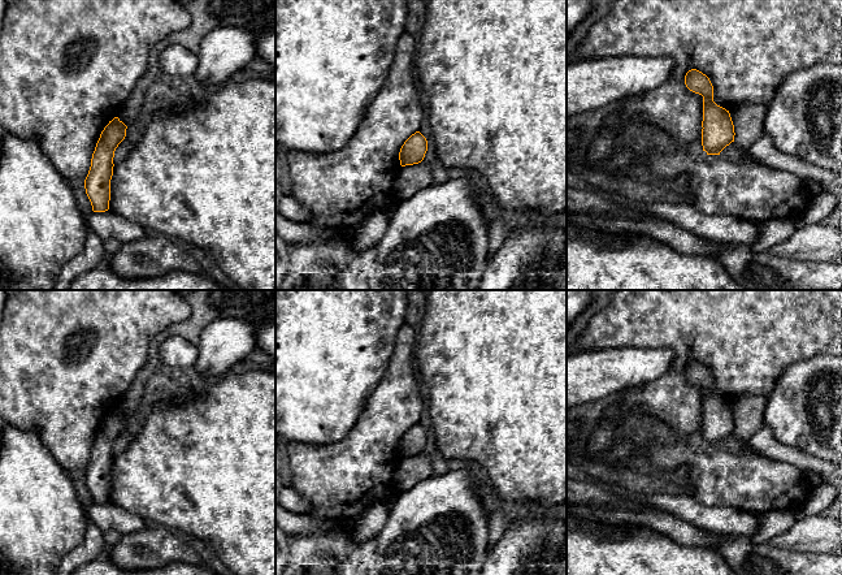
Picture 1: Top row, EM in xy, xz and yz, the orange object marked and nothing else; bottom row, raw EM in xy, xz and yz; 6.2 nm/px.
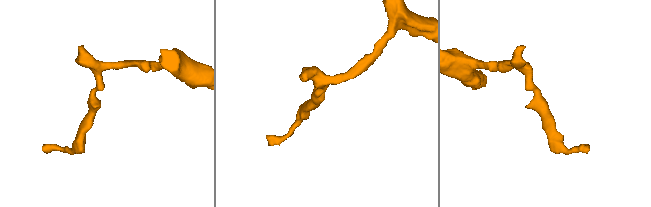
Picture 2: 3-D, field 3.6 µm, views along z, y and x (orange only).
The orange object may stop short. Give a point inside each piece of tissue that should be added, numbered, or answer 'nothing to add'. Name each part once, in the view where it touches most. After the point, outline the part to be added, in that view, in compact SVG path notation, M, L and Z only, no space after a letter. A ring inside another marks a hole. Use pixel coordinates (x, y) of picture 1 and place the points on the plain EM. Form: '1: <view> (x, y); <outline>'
nothing to add

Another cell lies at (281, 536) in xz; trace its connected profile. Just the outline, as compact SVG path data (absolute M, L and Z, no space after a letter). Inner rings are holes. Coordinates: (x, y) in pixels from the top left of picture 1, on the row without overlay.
M275 524L275 575L282 575L288 558L288 533Z

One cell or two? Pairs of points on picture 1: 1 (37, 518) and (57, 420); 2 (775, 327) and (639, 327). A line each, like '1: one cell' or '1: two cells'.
1: two cells
2: one cell

